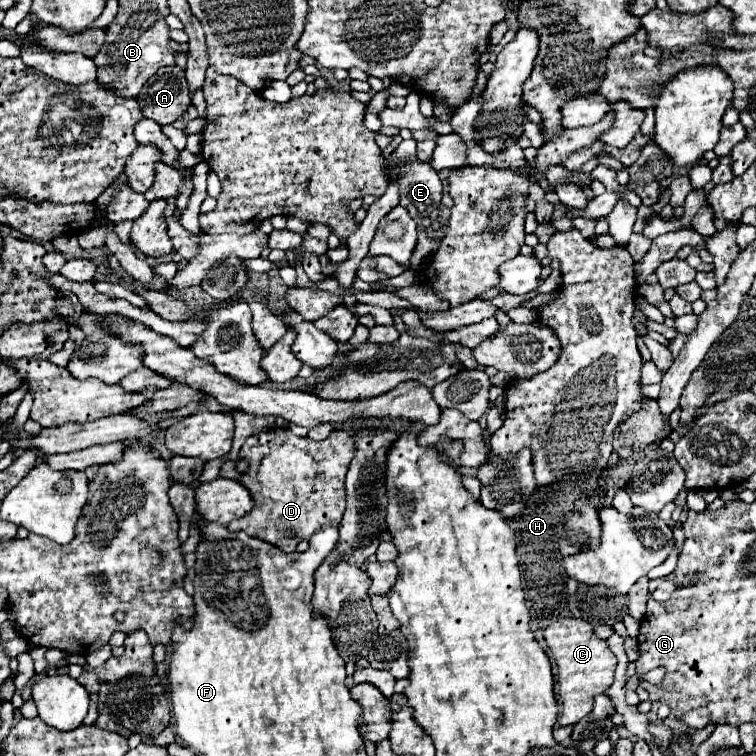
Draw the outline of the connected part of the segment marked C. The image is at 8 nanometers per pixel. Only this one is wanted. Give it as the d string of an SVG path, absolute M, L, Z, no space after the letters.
M560 618L560 620L552 622L548 628L544 628L542 632L544 632L544 640L546 640L548 648L552 650L556 666L558 666L556 682L558 682L558 698L562 704L558 724L572 726L592 710L594 696L606 692L606 688L612 684L616 656L610 652L606 640L600 640L594 636L592 624L586 620Z

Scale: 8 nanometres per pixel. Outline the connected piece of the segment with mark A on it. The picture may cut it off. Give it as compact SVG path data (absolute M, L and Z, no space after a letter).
M180 66L160 68L138 94L140 110L160 126L178 120L190 106L186 72Z

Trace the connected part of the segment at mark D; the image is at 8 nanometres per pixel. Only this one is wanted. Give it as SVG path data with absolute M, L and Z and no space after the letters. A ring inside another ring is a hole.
M262 430L246 438L240 450L240 460L248 462L248 472L240 474L236 462L228 460L220 468L220 476L242 482L254 498L252 512L230 522L230 530L244 530L246 534L266 540L284 552L294 552L300 540L310 540L316 530L340 522L346 508L344 476L350 458L354 456L354 440L346 430L332 430L330 436L320 442L304 438L304 444L298 436L282 440L276 438L276 430ZM306 454L310 454L314 464L298 462L298 458Z

